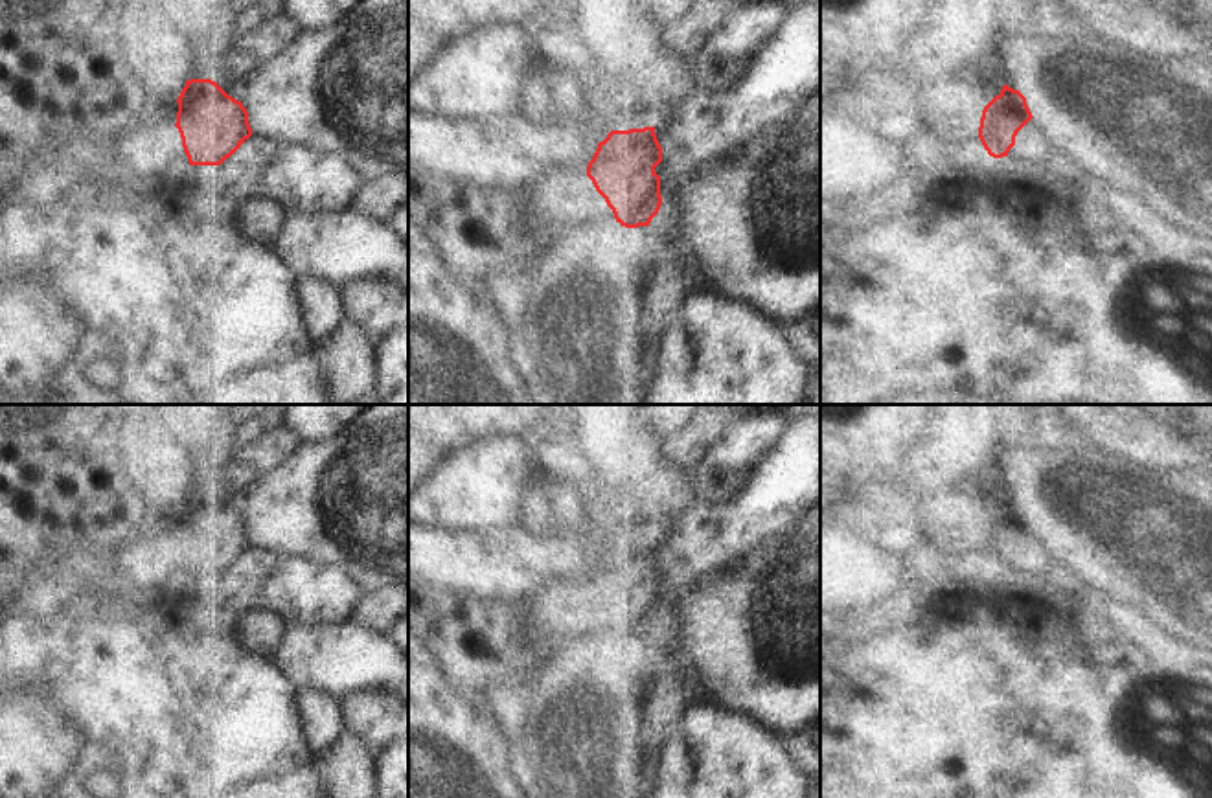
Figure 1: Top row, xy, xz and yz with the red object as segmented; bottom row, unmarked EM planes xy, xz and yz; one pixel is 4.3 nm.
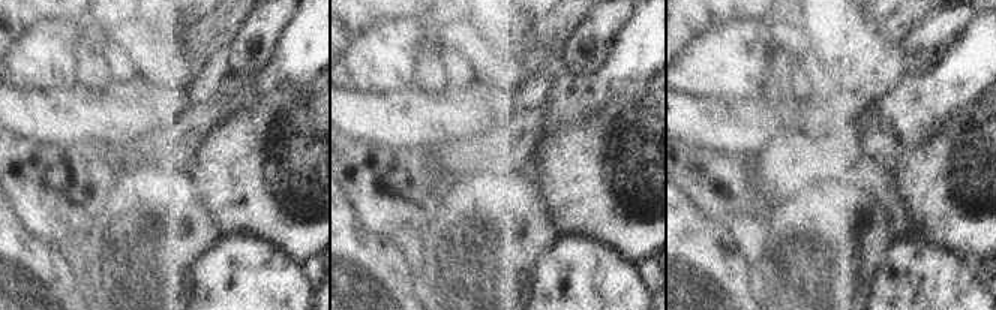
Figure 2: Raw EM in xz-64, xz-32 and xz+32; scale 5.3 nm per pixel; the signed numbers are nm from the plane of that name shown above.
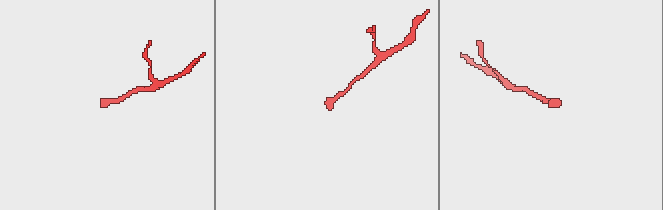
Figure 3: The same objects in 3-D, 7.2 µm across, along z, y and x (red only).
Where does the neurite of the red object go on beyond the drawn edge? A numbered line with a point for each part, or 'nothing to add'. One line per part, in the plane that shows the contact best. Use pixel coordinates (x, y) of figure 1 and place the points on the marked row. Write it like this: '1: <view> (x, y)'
1: xz (561, 201)

